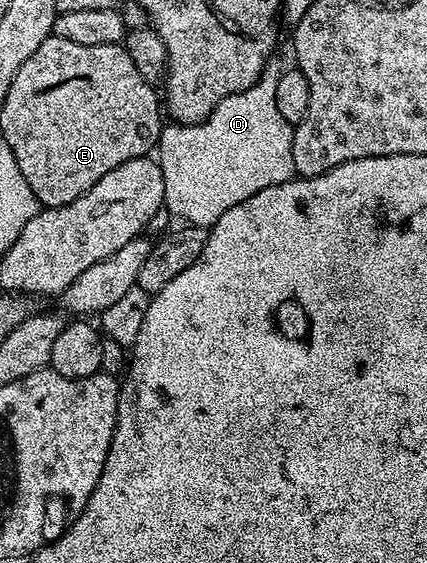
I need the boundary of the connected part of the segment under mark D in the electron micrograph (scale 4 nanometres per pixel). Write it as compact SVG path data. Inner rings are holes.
M262 76L261 80L250 89L242 89L240 93L231 95L227 99L217 104L215 111L209 116L208 120L201 121L198 125L182 125L180 123L169 123L162 128L161 140L159 142L159 150L161 149L161 157L159 156L159 164L163 171L163 179L165 180L165 204L166 210L170 209L177 217L182 217L182 222L188 223L193 227L212 227L219 215L223 215L223 211L227 211L231 207L235 207L239 203L243 203L243 199L251 199L251 195L255 195L259 191L263 191L272 185L278 185L284 181L290 180L294 176L293 168L293 130L294 126L290 124L279 111L277 106L277 80L276 76Z

